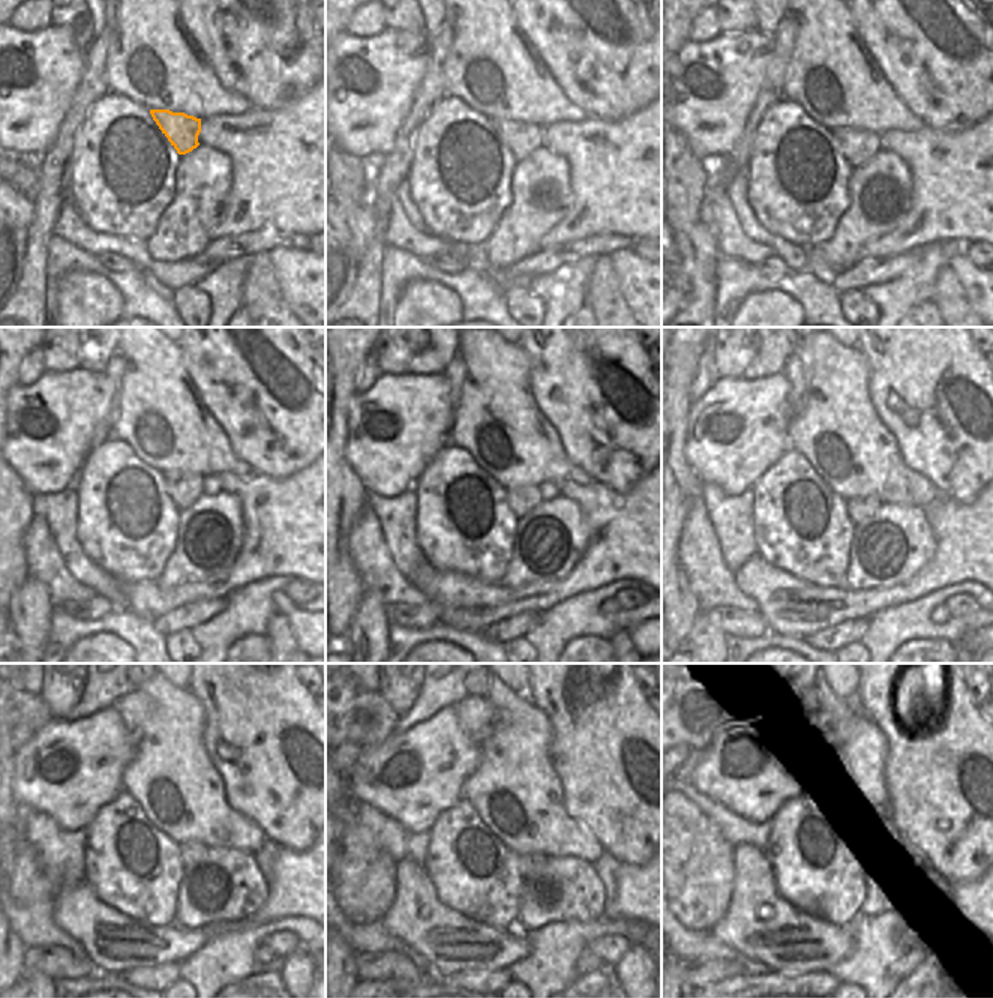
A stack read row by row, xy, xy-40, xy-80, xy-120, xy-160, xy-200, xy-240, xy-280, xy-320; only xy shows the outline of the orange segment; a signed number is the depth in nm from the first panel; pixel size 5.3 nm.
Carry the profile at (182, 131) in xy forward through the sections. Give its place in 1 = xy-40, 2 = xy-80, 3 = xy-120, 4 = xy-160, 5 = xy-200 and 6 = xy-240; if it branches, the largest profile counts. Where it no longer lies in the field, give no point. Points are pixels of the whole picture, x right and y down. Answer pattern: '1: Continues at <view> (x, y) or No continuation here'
1: Continues at xy-40 (522, 138)
2: Continues at xy-80 (857, 146)
3: Continues at xy-120 (185, 488)
4: Continues at xy-160 (522, 500)
5: Continues at xy-200 (860, 509)
6: Continues at xy-240 (191, 853).

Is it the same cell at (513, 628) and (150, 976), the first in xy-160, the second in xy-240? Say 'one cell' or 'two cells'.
one cell

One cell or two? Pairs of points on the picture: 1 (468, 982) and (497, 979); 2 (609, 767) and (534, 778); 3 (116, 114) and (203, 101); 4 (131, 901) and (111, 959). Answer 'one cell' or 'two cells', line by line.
1: one cell
2: two cells
3: two cells
4: two cells

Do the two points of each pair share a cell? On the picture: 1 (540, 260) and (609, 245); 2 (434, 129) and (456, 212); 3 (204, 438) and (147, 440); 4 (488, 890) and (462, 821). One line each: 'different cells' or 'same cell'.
1: same cell
2: same cell
3: same cell
4: same cell

